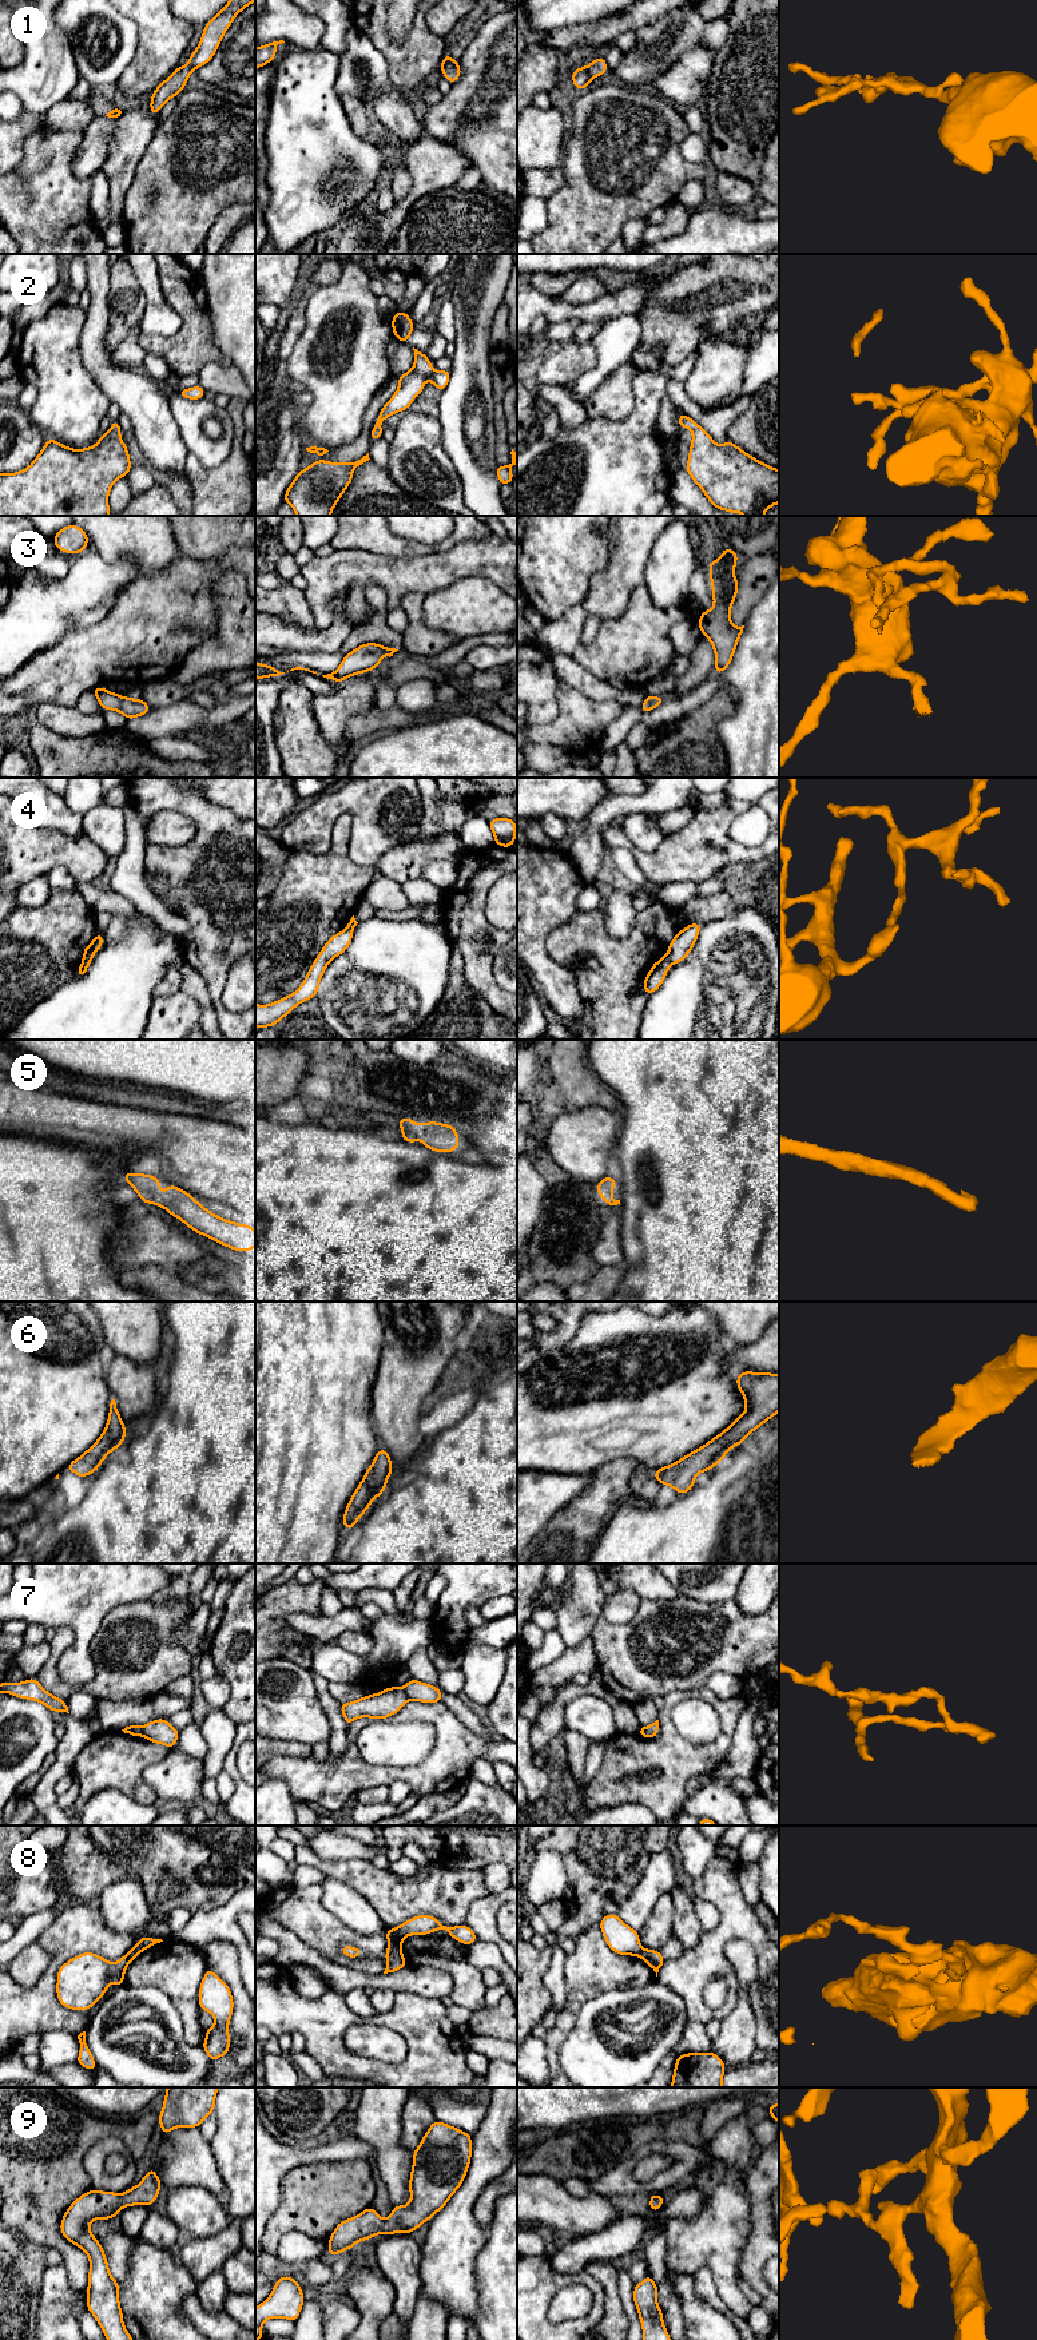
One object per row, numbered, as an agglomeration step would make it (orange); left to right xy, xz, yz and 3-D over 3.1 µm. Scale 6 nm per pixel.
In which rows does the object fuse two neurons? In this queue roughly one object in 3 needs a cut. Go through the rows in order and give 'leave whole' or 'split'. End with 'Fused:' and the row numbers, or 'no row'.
1: leave whole
2: leave whole
3: leave whole
4: split
5: leave whole
6: leave whole
7: split
8: split
9: leave whole
Fused: 4, 7, 8

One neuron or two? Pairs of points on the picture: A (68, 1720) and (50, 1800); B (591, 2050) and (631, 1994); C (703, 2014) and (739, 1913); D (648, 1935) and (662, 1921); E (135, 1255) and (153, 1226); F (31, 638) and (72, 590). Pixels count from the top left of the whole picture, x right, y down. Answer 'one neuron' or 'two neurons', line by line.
A: one neuron
B: one neuron
C: one neuron
D: one neuron
E: one neuron
F: one neuron

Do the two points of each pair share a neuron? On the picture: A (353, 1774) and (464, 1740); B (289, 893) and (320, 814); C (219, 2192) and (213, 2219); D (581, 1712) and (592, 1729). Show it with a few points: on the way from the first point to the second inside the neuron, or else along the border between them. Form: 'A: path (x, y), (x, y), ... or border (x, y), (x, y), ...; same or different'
A: path (381, 1774), (430, 1774), (436, 1768); same
B: border (333, 833), (330, 847), (325, 853), (291, 851); different
C: border (189, 2185), (203, 2186), (223, 2203); different
D: path (585, 1716), (592, 1725); same

